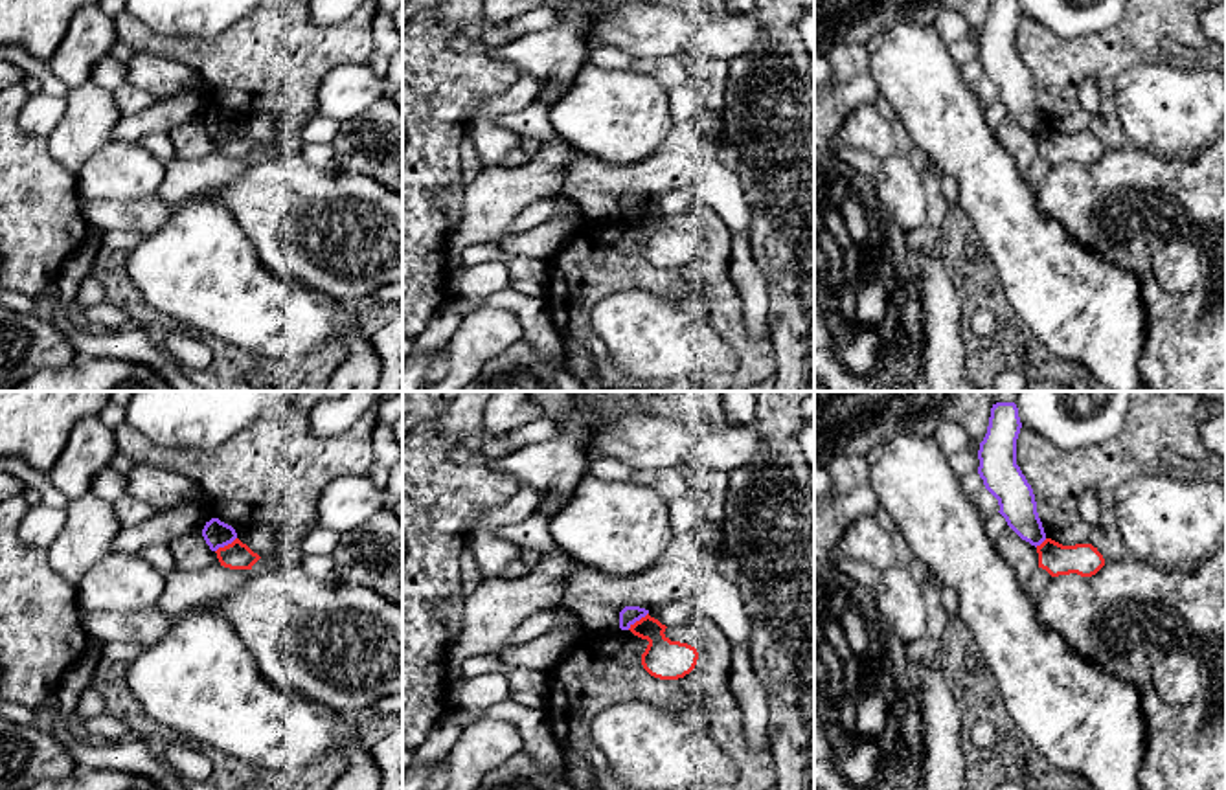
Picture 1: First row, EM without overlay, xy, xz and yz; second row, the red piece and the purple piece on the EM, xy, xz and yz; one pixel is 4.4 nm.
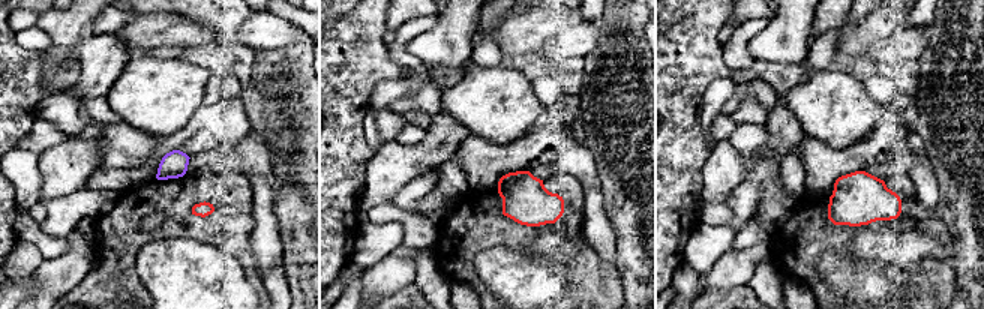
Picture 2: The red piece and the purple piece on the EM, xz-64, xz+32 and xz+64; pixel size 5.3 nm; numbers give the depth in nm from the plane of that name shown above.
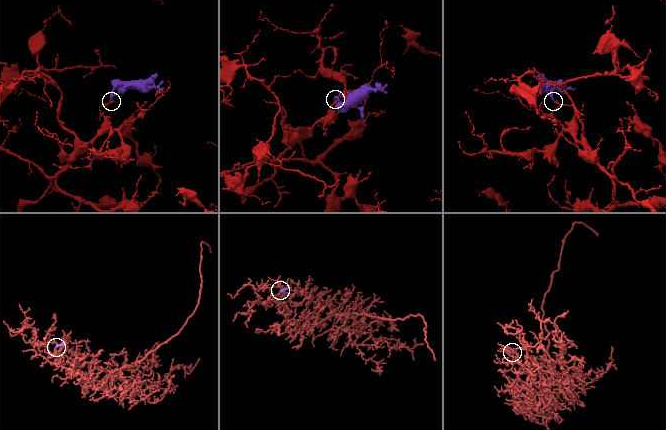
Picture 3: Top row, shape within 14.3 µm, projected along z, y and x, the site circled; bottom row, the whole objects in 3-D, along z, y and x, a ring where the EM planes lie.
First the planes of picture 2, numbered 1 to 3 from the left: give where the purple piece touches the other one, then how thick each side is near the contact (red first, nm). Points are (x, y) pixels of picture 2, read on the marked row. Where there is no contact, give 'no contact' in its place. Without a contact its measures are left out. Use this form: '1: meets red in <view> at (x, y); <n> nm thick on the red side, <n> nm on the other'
1: no contact
2: no contact
3: no contact

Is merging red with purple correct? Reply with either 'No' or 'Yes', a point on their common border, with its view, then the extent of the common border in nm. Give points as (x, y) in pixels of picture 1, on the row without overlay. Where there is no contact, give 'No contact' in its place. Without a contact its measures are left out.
No. Touches red at xz (636, 210). Shared border 120 nm

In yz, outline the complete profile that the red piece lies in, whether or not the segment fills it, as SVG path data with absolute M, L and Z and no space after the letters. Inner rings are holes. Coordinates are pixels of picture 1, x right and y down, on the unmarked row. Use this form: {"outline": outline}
{"outline": "M1046 127L1037 134L1039 156L1046 158L1051 165L1077 162L1081 165L1095 164L1105 147L1092 132L1062 134Z"}

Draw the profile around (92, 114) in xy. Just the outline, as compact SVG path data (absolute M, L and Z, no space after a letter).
M92 81L68 88L64 99L66 110L48 136L48 149L66 171L77 175L94 152L112 143L123 114L114 94Z

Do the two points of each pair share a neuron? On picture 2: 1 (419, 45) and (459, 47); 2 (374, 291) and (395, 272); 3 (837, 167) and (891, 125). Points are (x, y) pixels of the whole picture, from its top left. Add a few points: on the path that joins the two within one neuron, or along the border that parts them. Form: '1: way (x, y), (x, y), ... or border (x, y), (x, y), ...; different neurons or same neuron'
1: way (429, 47), (449, 47); same neuron
2: way (378, 287), (390, 275); same neuron
3: way (851, 159), (860, 156), (878, 138); same neuron

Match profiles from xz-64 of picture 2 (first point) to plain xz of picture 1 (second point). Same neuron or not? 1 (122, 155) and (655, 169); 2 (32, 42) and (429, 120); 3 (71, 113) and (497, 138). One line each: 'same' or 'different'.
1: same
2: different
3: same

